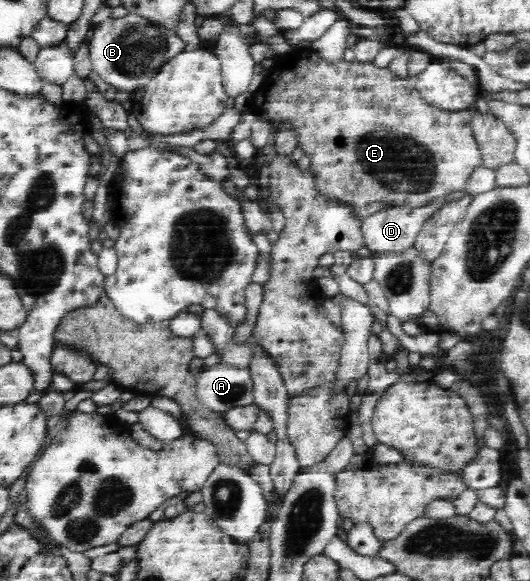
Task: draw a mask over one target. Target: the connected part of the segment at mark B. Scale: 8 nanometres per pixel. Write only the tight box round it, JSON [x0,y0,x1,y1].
[88,16,186,93]

